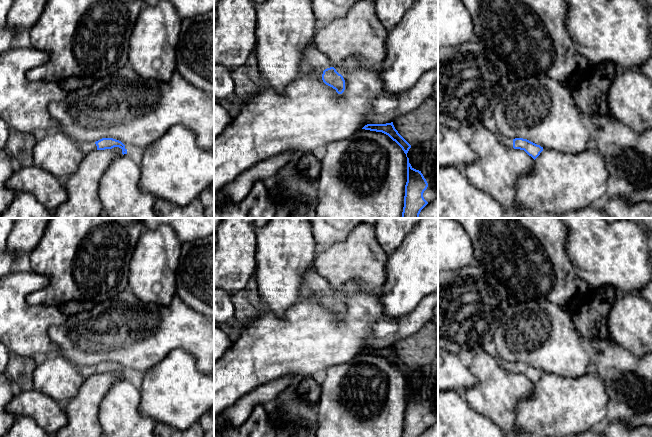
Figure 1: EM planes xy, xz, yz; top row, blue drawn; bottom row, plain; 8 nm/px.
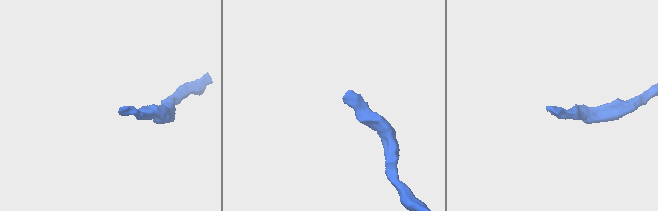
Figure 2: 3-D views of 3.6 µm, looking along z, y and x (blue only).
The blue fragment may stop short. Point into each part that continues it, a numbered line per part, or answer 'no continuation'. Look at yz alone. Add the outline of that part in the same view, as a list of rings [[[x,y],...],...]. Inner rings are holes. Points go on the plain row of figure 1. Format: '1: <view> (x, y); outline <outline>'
1: yz (504, 364); outline [[[492,350],[492,352],[493,352],[493,355],[495,356],[495,358],[497,359],[499,365],[503,369],[513,372],[513,363],[512,362],[507,362],[507,361],[503,360],[495,351]]]

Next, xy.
1: xy (86, 371); outline [[[82,366],[79,367],[79,372],[82,374],[84,378],[88,378],[94,374],[97,374],[97,370],[95,366]]]

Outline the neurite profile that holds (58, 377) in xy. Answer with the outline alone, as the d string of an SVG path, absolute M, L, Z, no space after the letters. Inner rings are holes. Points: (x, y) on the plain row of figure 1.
M59 353L48 356L33 373L34 388L63 405L78 394L84 380L79 368Z

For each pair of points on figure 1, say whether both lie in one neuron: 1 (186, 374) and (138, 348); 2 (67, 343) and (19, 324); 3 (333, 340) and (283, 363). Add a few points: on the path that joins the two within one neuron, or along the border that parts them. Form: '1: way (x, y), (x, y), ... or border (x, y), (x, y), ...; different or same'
1: border (183, 349), (172, 349), (143, 374); different
2: border (66, 320), (49, 329), (49, 338), (58, 352); different
3: way (321, 340), (307, 340), (295, 351); same

